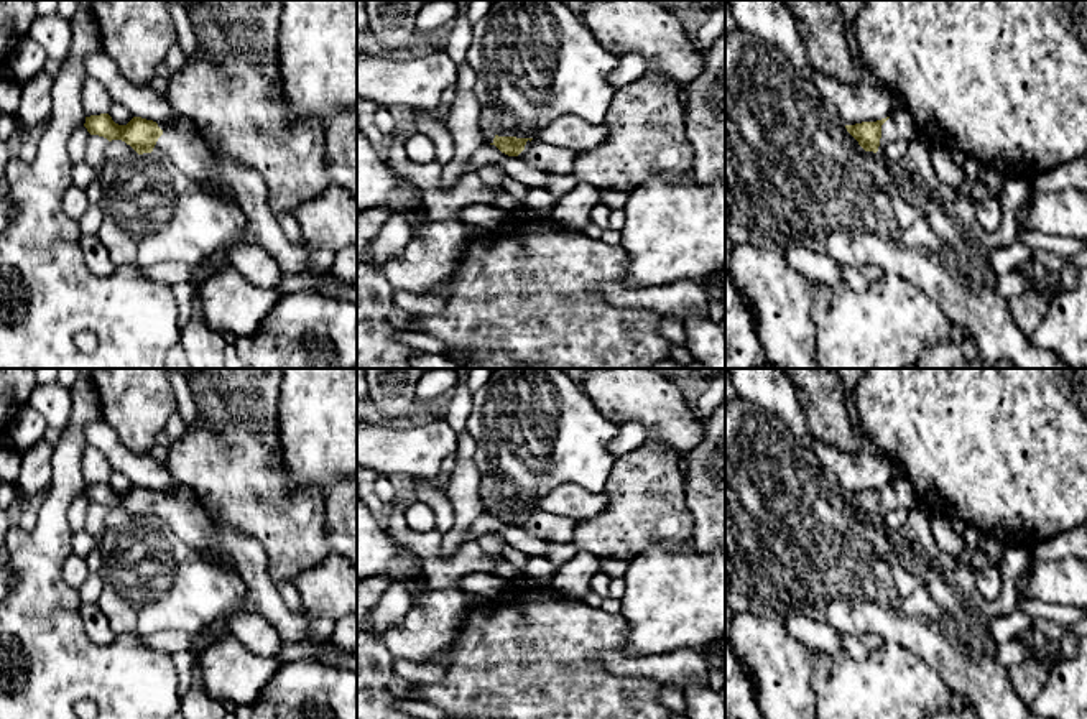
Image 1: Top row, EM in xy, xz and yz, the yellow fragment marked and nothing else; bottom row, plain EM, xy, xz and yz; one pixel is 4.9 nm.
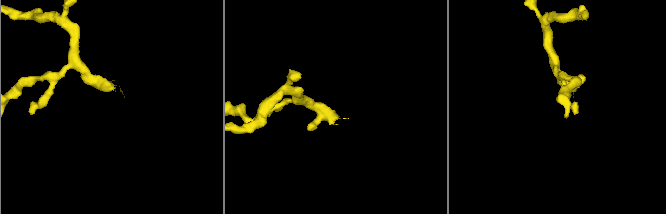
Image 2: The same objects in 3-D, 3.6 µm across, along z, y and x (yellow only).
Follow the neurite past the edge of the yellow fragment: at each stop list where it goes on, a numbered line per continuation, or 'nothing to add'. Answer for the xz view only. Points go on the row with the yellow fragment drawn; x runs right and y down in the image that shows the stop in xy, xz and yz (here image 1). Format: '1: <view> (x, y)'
1: xz (538, 155)

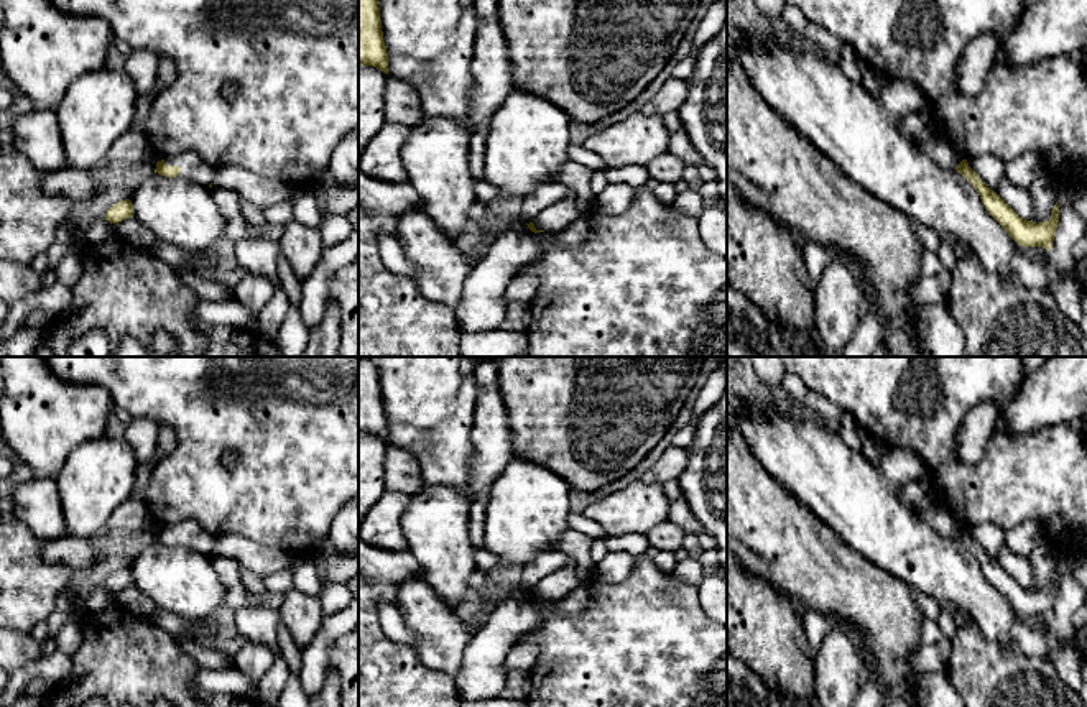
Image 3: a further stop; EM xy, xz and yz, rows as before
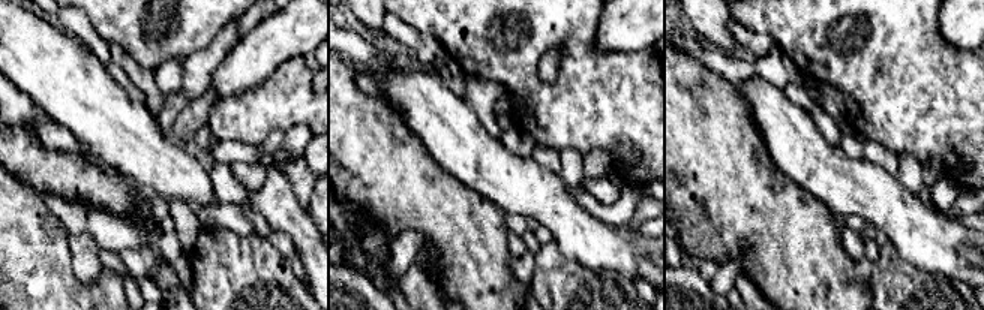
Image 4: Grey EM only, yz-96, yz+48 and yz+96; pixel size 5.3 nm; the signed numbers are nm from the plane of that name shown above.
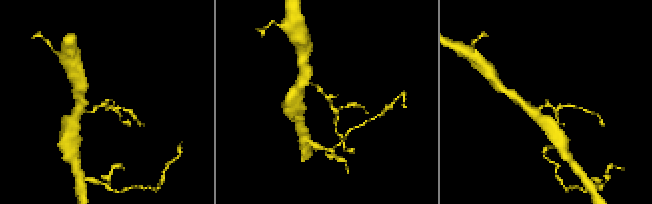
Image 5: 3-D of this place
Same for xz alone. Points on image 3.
1: xz (558, 216)

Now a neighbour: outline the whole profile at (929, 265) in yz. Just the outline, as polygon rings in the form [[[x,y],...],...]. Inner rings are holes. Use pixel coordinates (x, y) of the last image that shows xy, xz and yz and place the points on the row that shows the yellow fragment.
[[[923,250],[919,271],[923,276],[939,276],[942,275],[942,266],[934,252]]]

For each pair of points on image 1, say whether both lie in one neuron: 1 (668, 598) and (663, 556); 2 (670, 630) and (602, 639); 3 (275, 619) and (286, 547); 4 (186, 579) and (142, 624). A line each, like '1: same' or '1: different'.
1: same
2: different
3: different
4: same

